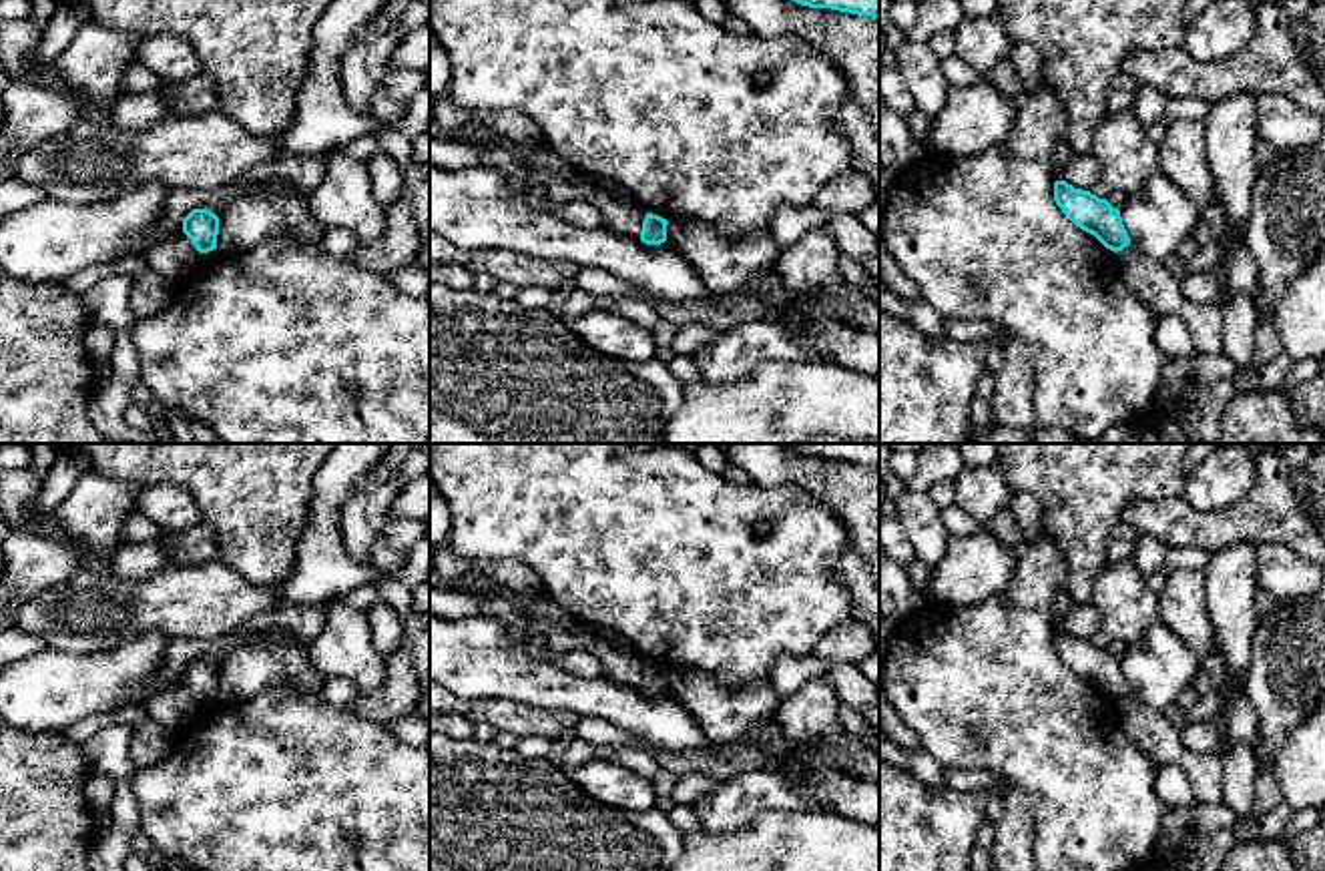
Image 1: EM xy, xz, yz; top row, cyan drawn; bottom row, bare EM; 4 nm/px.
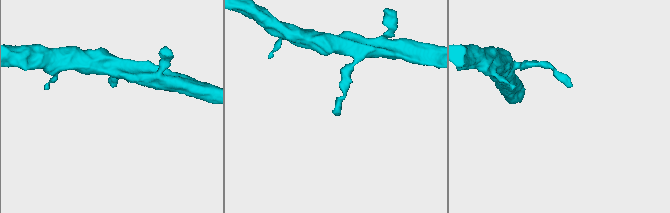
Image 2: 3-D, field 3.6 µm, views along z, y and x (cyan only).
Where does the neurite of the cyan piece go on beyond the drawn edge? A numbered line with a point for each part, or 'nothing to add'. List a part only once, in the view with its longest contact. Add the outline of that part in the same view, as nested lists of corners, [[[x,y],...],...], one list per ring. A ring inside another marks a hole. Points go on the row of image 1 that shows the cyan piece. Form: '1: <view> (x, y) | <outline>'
nothing to add

